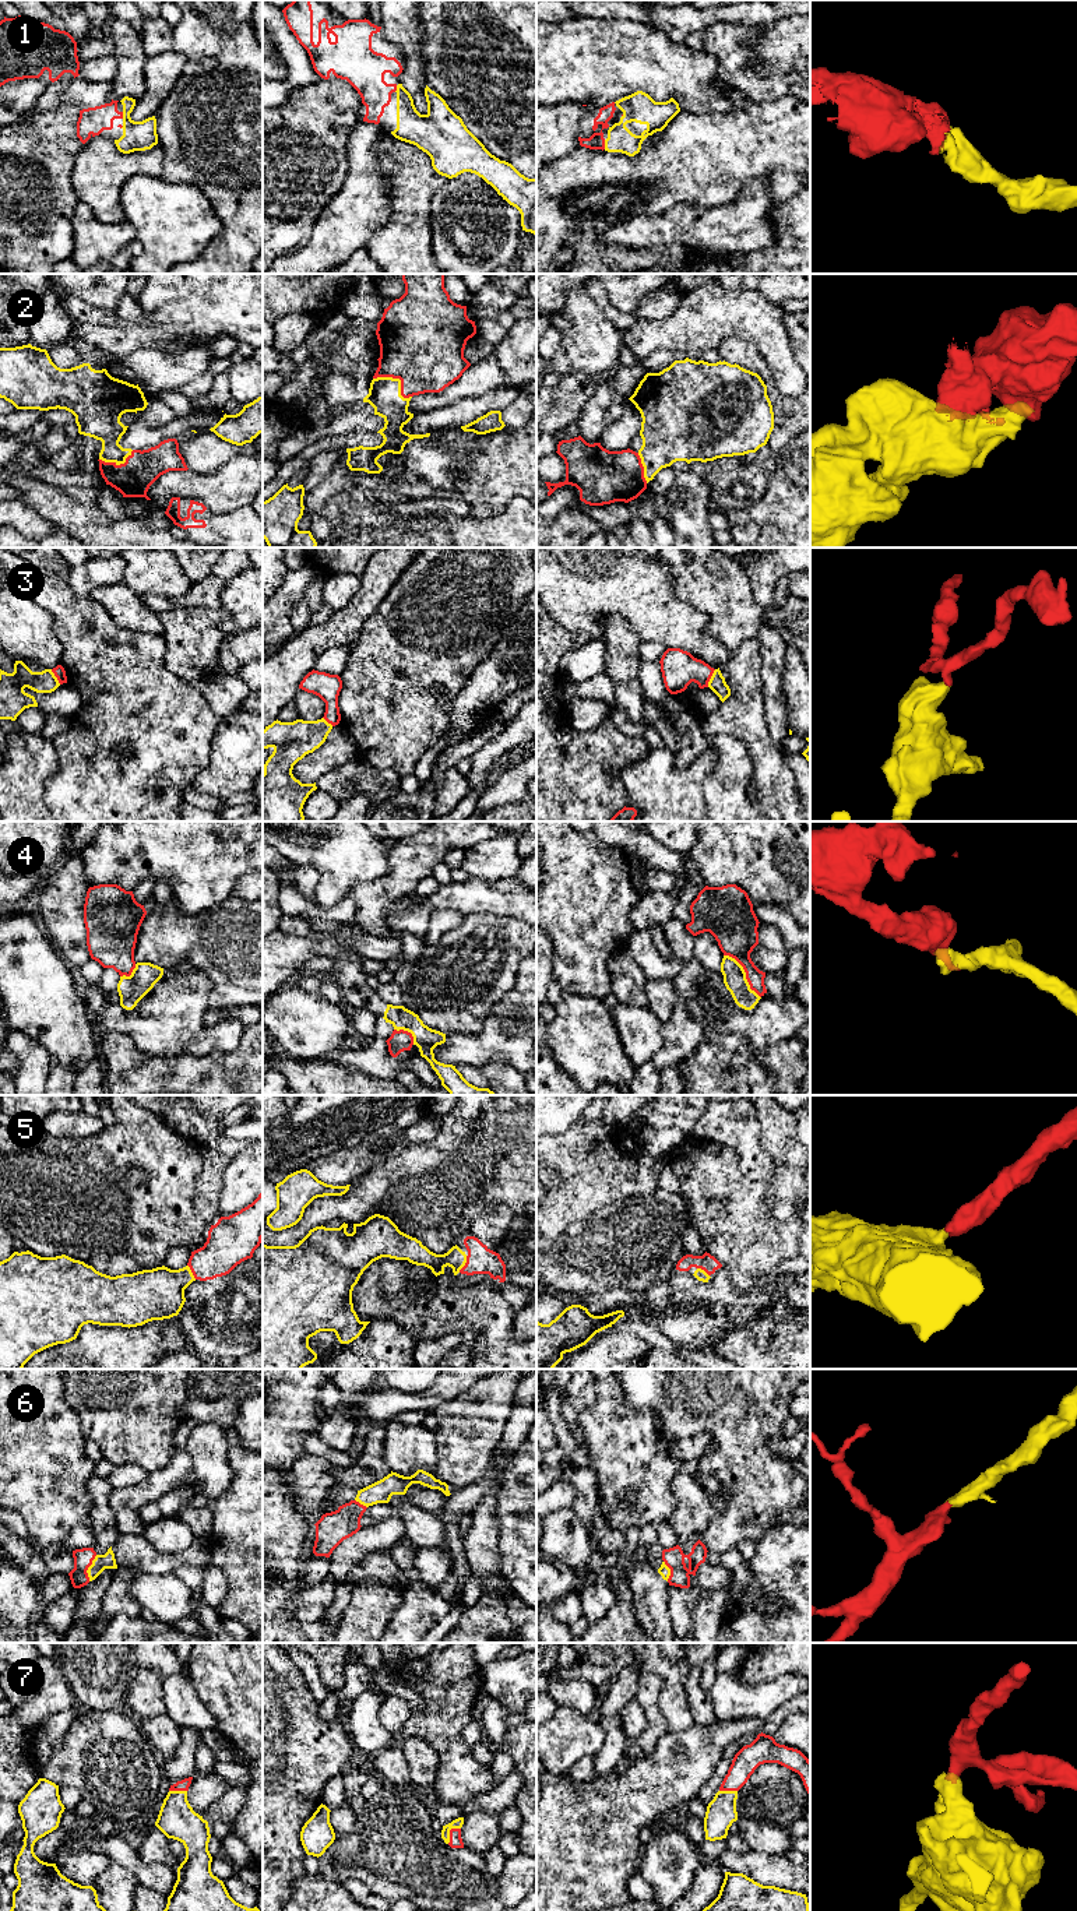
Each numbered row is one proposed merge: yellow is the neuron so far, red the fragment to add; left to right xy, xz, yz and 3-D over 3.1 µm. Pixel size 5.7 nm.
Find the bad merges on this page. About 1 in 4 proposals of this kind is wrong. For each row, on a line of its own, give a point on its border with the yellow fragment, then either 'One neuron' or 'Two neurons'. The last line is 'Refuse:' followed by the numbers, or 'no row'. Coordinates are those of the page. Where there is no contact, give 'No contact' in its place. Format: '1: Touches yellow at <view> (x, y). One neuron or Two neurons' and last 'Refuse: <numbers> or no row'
1: Touches yellow at yz (605, 144). One neuron
2: Touches yellow at xz (398, 379). One neuron
3: Touches yellow at yz (711, 678). Two neurons
4: Touches yellow at yz (745, 974). Two neurons
5: Touches yellow at xz (464, 1264). One neuron
6: Touches yellow at xy (88, 1568). One neuron
7: Touches yellow at xz (449, 1832). One neuron
Refuse: 3, 4

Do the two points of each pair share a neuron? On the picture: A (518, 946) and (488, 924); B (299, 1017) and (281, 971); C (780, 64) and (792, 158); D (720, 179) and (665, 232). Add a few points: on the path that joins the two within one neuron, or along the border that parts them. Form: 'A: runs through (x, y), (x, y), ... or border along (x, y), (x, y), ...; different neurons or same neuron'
A: runs through (511, 940), (502, 938), (495, 931); same neuron
B: border along (291, 982), (277, 991); different neurons
C: border along (795, 97), (785, 95), (760, 102), (752, 101); different neurons
D: border along (728, 204), (693, 206), (676, 203), (662, 213); different neurons

